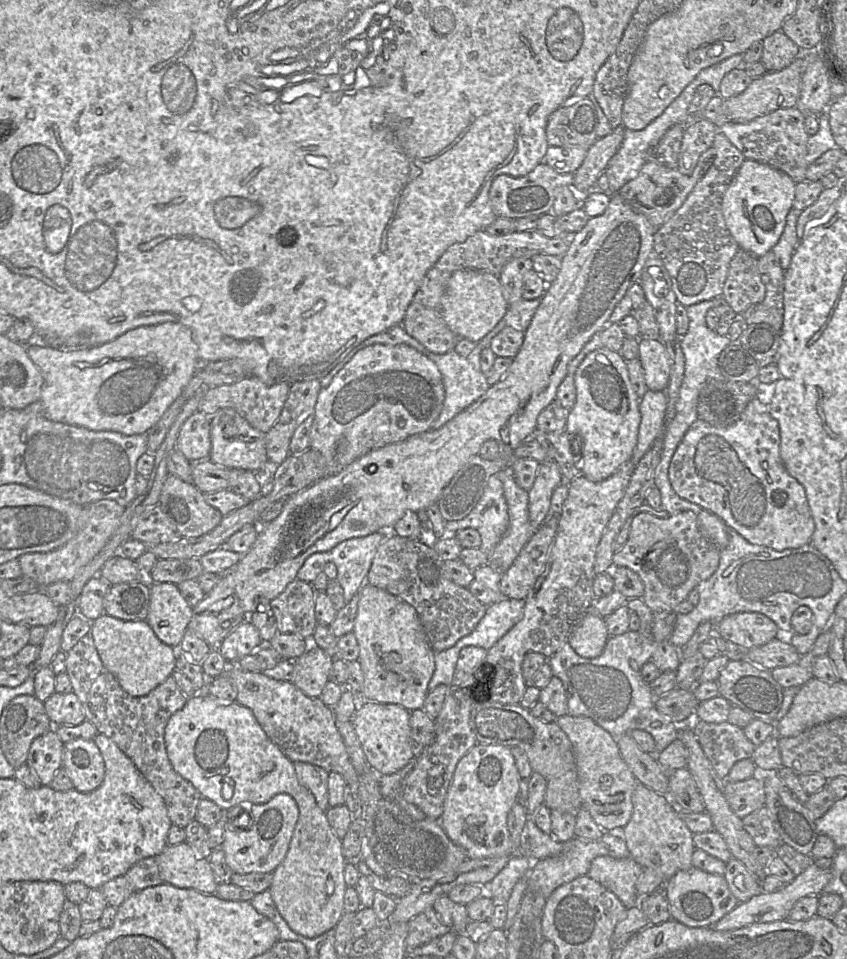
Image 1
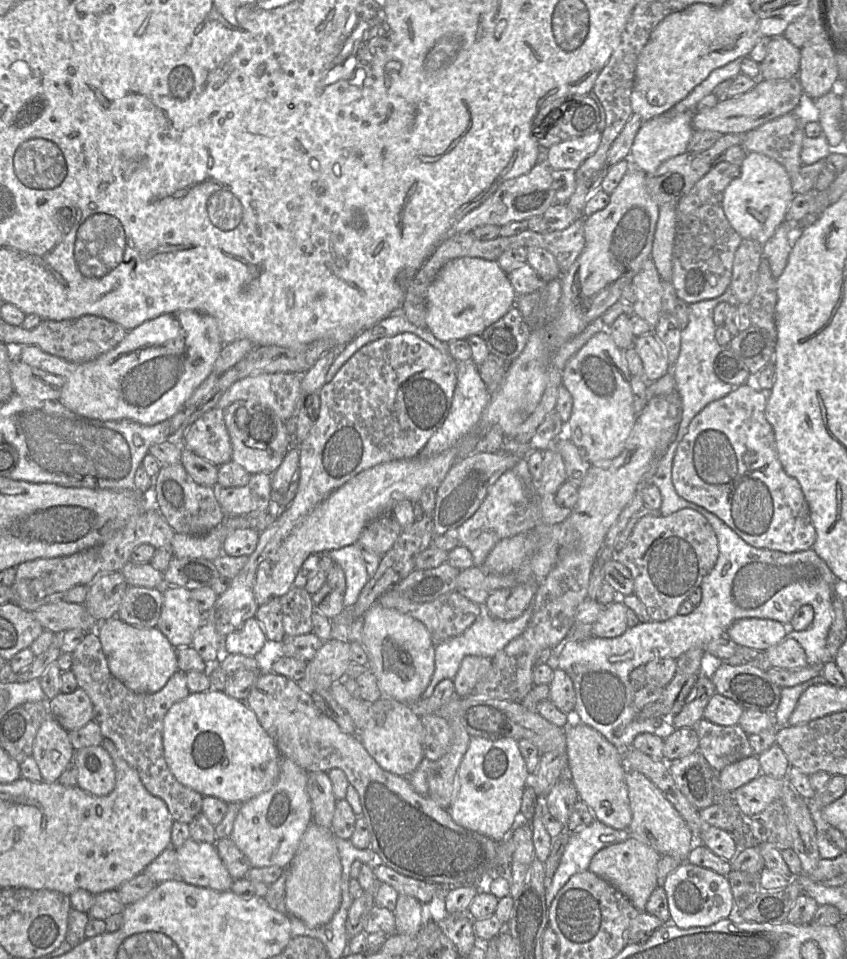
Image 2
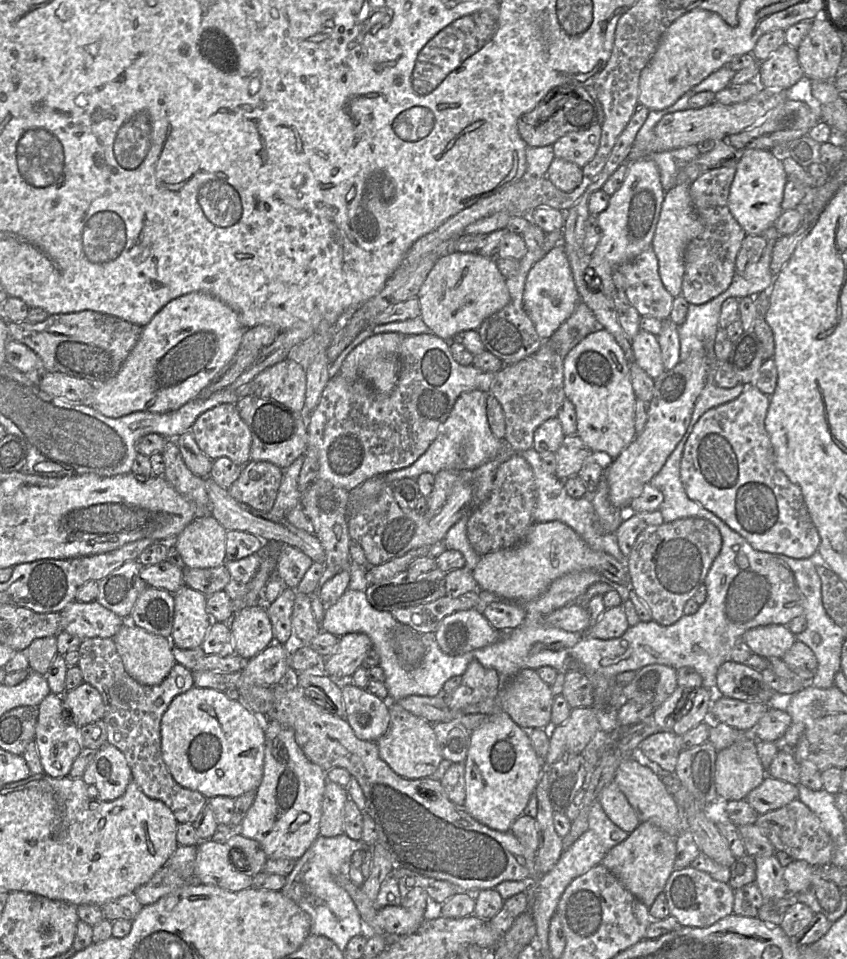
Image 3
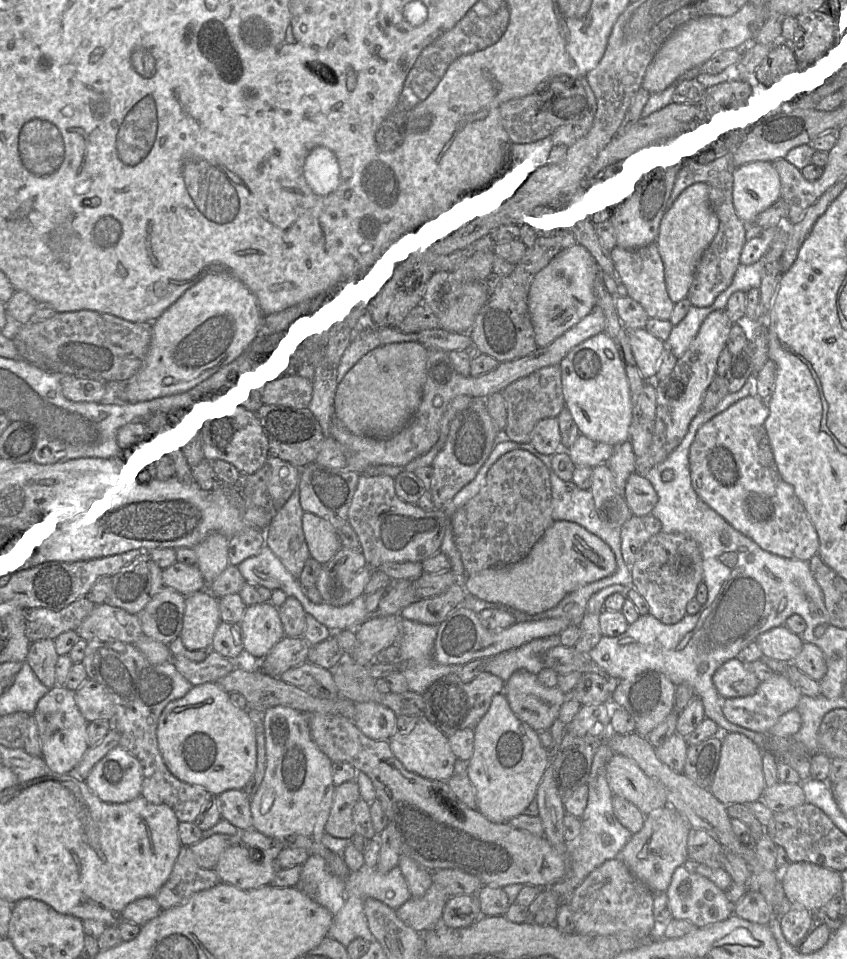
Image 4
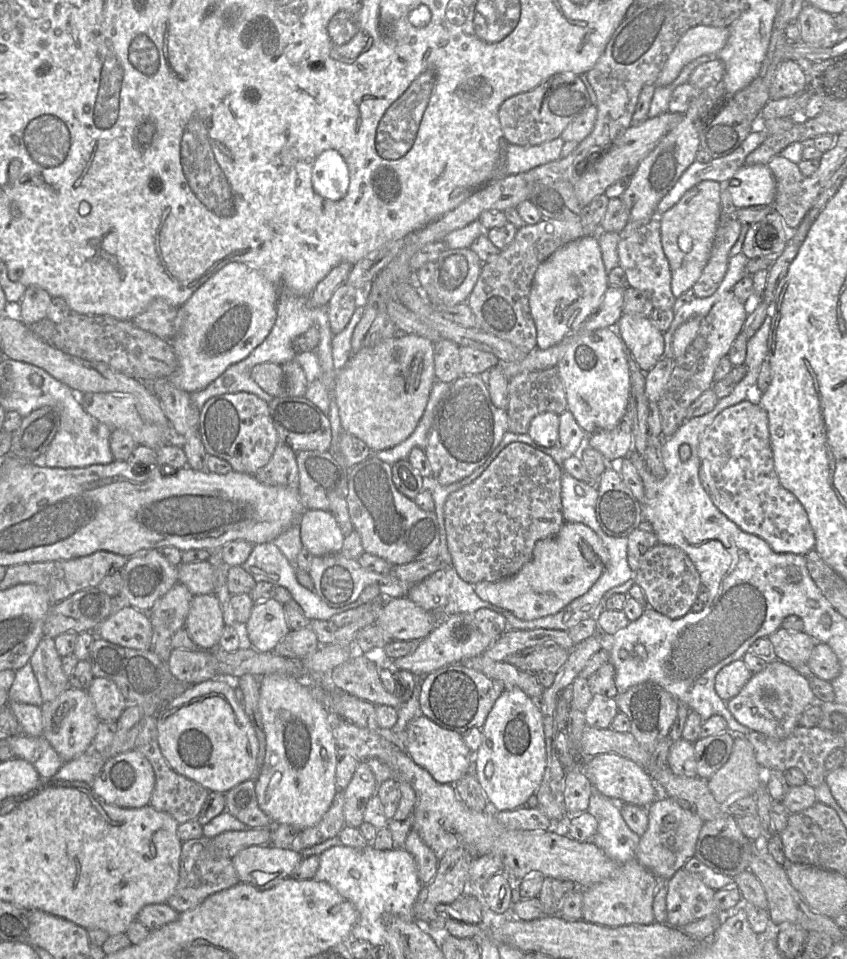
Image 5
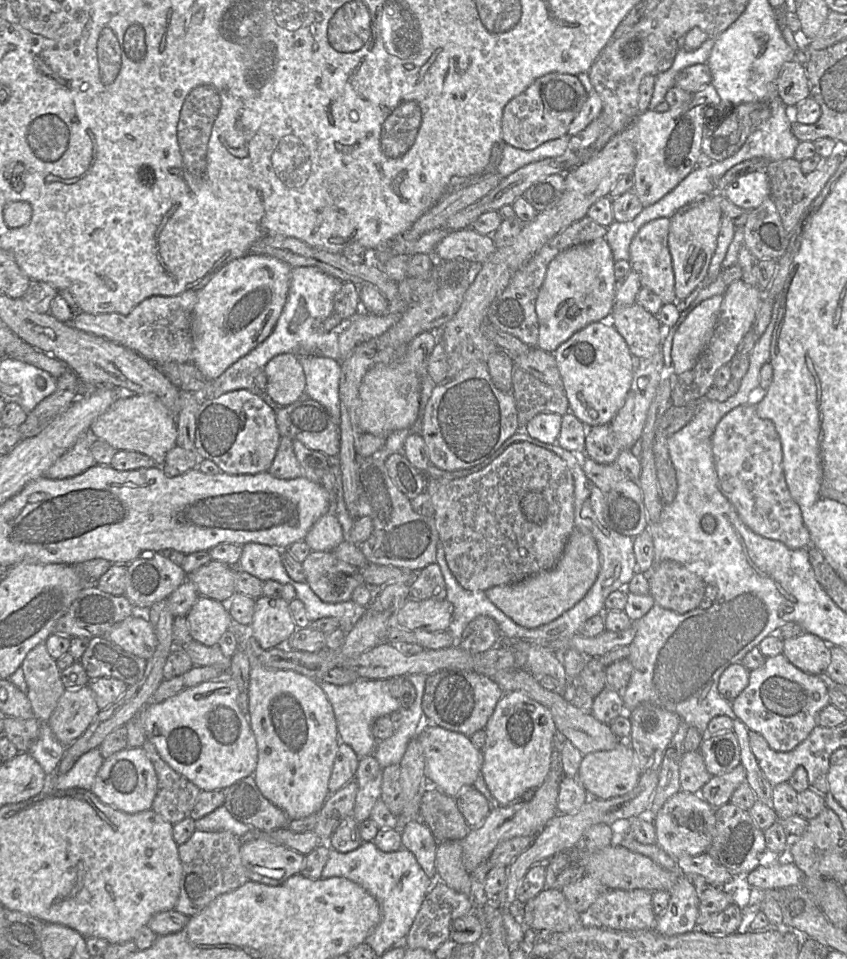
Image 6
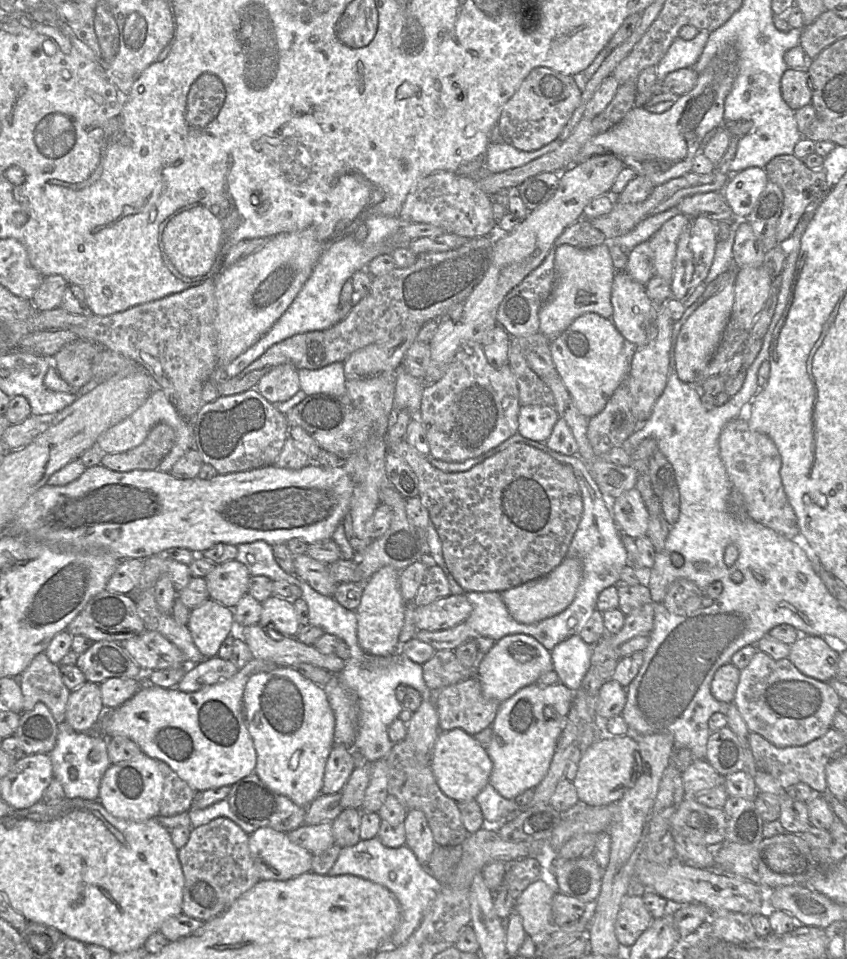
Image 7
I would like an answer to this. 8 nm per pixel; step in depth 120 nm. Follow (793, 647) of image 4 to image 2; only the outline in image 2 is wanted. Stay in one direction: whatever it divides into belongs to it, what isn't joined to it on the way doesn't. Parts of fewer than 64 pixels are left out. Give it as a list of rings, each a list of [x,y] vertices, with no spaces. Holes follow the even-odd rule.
[[[743,618],[736,620],[726,635],[738,646],[766,651],[783,641],[788,633],[784,624],[777,620]]]

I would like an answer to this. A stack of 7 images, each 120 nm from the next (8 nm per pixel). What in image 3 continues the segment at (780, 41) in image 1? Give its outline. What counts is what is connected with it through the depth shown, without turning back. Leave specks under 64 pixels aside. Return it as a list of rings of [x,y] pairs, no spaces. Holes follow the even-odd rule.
[[[784,43],[759,63],[757,82],[761,88],[788,89],[803,76],[796,49]]]

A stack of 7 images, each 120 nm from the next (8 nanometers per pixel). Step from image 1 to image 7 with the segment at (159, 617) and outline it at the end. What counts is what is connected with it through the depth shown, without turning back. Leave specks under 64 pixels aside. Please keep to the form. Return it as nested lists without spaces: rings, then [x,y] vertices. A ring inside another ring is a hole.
[[[210,598],[190,611],[187,626],[204,658],[217,656],[221,644],[236,630],[233,609]]]

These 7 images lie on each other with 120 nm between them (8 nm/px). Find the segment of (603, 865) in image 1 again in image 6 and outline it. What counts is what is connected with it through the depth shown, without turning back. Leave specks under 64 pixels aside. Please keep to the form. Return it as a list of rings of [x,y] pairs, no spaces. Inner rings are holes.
[[[679,790],[669,797],[653,819],[656,844],[668,855],[677,859],[683,855],[696,856],[707,851],[716,825],[715,808],[700,793]]]

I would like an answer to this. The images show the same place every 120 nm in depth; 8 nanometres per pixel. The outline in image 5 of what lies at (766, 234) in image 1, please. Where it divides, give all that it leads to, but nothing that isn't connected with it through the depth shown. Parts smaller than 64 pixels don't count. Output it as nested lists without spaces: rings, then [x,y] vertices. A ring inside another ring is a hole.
[[[744,164],[730,179],[728,190],[737,208],[773,205],[776,181],[767,164]]]

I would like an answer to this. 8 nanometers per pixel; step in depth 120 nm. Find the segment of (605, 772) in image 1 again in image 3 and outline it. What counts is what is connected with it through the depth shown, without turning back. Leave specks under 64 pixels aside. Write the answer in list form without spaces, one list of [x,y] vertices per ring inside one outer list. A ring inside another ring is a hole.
[[[614,781],[601,790],[598,800],[607,817],[623,831],[630,834],[640,825],[636,812]]]

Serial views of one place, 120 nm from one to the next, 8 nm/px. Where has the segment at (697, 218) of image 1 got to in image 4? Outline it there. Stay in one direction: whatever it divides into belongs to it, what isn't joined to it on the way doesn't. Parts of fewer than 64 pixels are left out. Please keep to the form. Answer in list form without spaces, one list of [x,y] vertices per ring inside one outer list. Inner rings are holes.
[[[725,170],[710,175],[708,187],[711,205],[719,219],[719,227],[697,264],[687,294],[690,303],[696,307],[710,306],[715,298],[730,285],[735,270],[740,263],[741,250],[746,242],[745,223],[738,217],[733,205],[732,170]]]

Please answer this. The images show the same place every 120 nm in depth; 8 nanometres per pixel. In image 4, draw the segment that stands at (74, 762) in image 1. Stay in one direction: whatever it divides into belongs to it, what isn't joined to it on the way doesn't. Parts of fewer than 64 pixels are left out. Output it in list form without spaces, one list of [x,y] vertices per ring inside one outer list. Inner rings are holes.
[[[117,746],[93,767],[85,781],[100,800],[126,803],[141,795],[143,769],[136,757]]]

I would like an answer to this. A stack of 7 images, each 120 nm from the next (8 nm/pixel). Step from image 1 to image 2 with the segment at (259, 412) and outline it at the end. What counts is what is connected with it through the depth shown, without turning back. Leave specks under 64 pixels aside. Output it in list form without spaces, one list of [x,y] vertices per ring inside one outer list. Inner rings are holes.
[[[291,372],[261,373],[234,382],[215,407],[225,409],[237,400],[252,400],[287,421],[296,415],[300,394],[301,375]]]

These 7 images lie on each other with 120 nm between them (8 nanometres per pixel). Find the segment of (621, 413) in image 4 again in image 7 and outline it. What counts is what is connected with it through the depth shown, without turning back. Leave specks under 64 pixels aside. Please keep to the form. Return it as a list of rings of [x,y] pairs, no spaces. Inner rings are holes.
[[[585,313],[576,318],[558,337],[550,341],[550,351],[574,405],[588,419],[604,409],[630,371],[623,336],[610,319],[596,313]]]

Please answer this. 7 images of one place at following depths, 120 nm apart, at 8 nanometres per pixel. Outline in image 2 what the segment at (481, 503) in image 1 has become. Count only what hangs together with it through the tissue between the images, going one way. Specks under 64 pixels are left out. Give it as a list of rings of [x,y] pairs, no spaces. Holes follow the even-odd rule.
[[[510,469],[490,486],[486,498],[475,514],[446,534],[459,540],[460,546],[468,548],[475,567],[483,568],[487,555],[500,540],[532,531],[538,524],[562,523],[570,514],[570,508],[561,507],[556,503],[555,495],[539,496]]]

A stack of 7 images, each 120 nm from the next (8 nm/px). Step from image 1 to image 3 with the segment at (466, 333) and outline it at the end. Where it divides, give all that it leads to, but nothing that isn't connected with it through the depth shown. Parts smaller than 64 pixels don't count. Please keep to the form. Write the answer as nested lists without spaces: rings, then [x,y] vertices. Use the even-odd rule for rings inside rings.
[[[453,251],[435,262],[417,298],[423,322],[436,336],[451,342],[460,332],[478,330],[485,319],[510,302],[510,293],[495,258]]]

